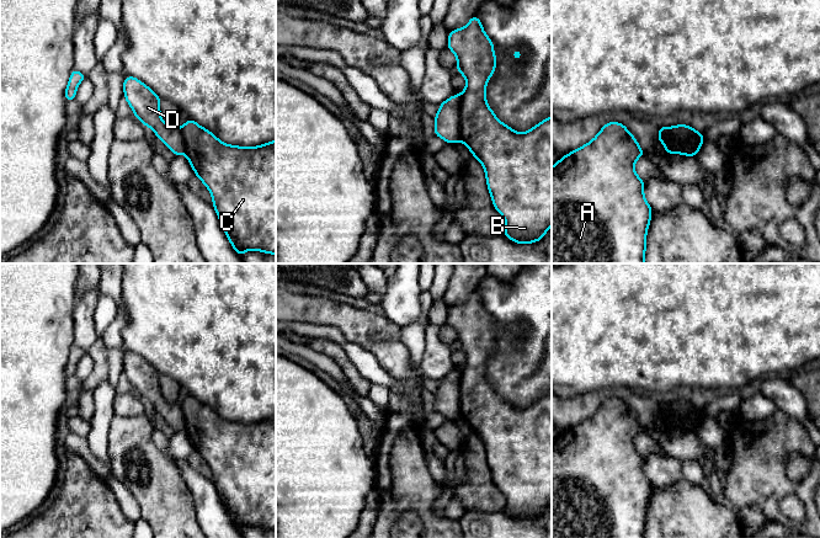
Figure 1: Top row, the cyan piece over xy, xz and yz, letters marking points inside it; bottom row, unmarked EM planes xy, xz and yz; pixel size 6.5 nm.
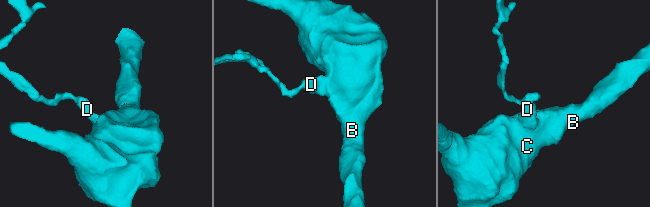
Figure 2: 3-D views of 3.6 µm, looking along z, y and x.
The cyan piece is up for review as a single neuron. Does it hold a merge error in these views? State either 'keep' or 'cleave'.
cleave

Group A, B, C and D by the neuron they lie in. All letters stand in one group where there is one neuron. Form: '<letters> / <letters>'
A B C / D

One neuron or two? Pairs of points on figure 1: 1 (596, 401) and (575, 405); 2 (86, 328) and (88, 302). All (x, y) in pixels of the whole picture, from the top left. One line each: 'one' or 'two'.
1: one
2: one

